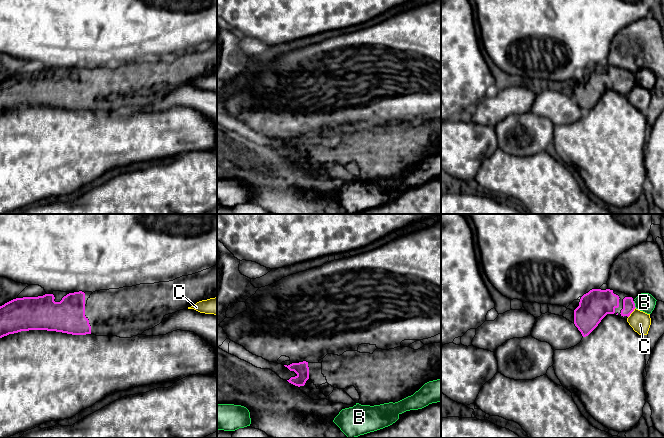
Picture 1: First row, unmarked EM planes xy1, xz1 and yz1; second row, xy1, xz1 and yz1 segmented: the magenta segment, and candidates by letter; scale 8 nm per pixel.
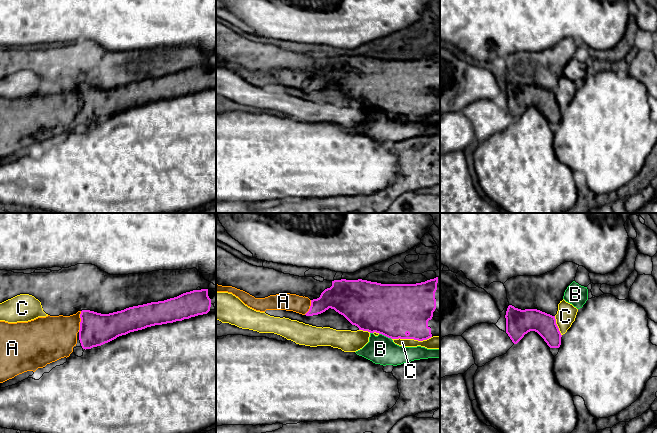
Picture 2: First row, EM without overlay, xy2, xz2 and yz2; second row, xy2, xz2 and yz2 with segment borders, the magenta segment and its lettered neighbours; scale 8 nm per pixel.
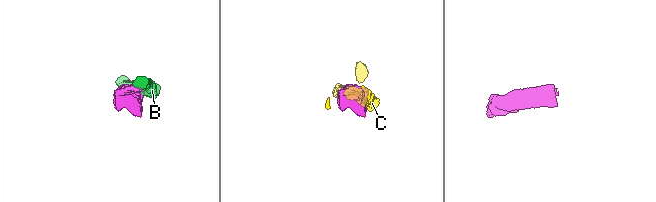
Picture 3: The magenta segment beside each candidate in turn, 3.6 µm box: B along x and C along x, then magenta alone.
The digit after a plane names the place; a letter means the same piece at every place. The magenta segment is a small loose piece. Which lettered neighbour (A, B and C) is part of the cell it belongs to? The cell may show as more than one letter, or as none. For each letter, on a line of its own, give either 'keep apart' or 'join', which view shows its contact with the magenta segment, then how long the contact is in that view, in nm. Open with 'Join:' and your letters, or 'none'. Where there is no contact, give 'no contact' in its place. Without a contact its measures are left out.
Join: A
A: join | xy2 | 170 nm
B: keep apart | xz2 | 120 nm
C: keep apart | xz2 | 320 nm

